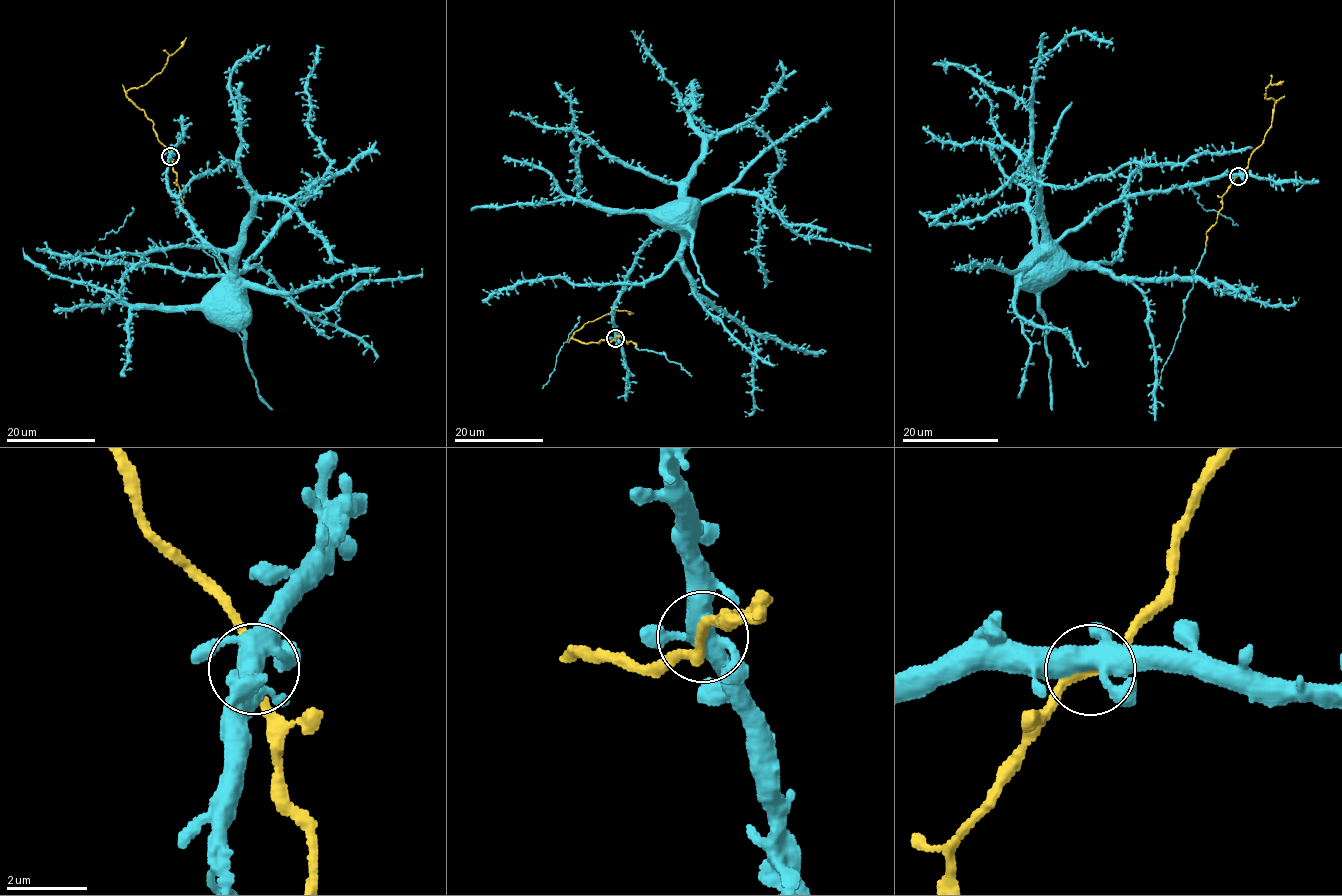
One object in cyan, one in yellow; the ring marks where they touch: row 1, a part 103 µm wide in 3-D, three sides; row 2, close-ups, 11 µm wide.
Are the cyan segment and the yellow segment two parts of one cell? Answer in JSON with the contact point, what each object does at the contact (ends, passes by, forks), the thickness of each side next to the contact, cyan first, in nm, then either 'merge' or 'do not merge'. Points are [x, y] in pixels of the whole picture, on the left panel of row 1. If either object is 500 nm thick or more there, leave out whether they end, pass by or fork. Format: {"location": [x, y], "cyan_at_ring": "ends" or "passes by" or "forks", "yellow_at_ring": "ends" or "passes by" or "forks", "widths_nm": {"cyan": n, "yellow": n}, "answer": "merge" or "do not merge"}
{"location": [170, 156], "cyan_at_ring": "forks", "yellow_at_ring": "passes by", "widths_nm": {"cyan": 440, "yellow": 280}, "answer": "merge"}

